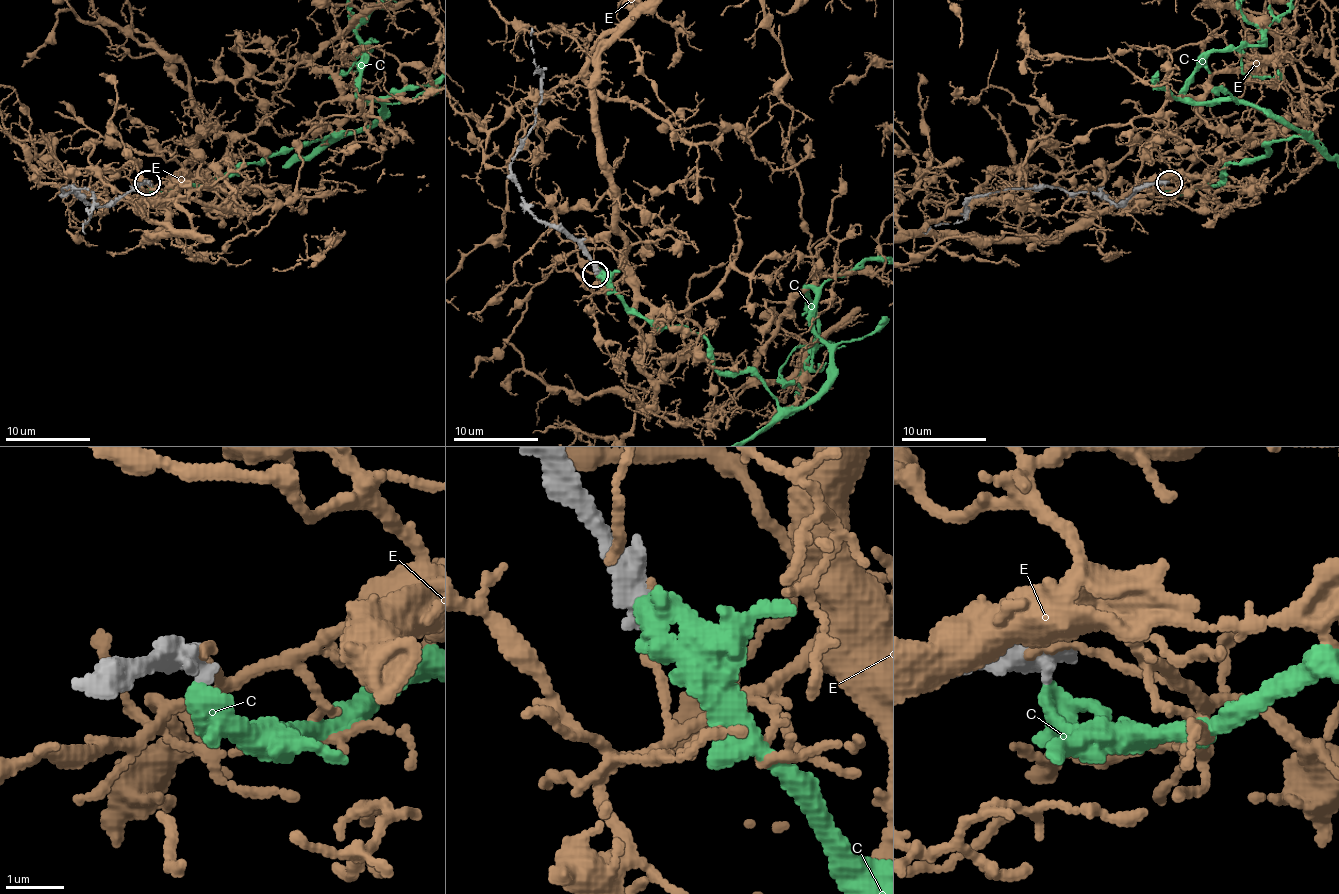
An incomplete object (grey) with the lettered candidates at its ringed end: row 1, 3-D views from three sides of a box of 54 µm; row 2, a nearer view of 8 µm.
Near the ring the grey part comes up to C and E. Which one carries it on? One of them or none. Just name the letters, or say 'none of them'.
none of them

